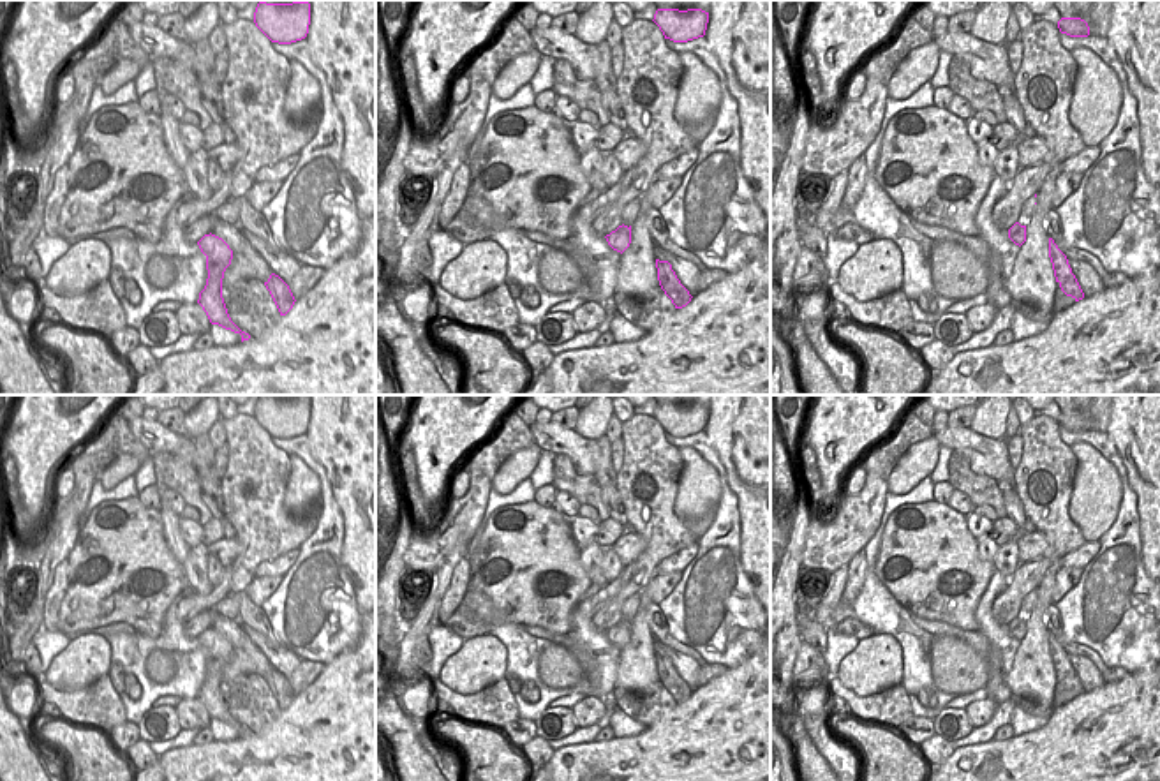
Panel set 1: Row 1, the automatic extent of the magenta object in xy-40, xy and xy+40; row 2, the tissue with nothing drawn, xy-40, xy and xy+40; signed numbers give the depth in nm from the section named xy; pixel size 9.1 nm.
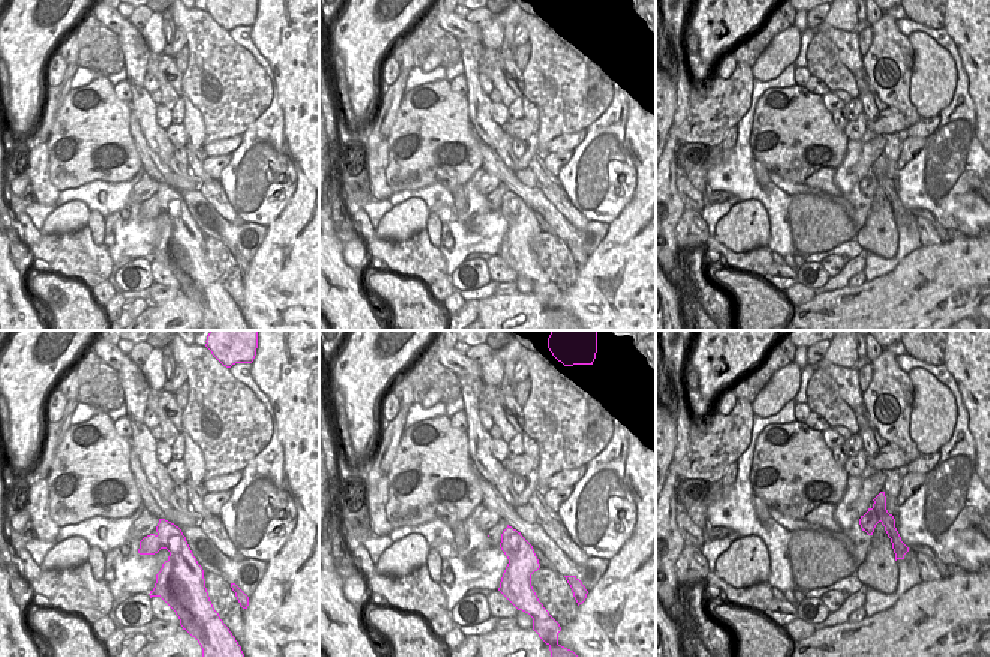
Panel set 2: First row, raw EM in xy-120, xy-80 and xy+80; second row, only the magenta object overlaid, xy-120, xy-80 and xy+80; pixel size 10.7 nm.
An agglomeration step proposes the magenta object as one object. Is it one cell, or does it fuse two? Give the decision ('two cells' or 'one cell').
two cells

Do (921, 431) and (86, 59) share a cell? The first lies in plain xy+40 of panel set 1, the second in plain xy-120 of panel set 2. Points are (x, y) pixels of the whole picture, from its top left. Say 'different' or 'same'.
same

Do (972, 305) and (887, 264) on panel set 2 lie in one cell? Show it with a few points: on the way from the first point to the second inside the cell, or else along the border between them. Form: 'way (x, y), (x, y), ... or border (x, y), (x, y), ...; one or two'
border (921, 246), (911, 251), (891, 270), (867, 282); two

